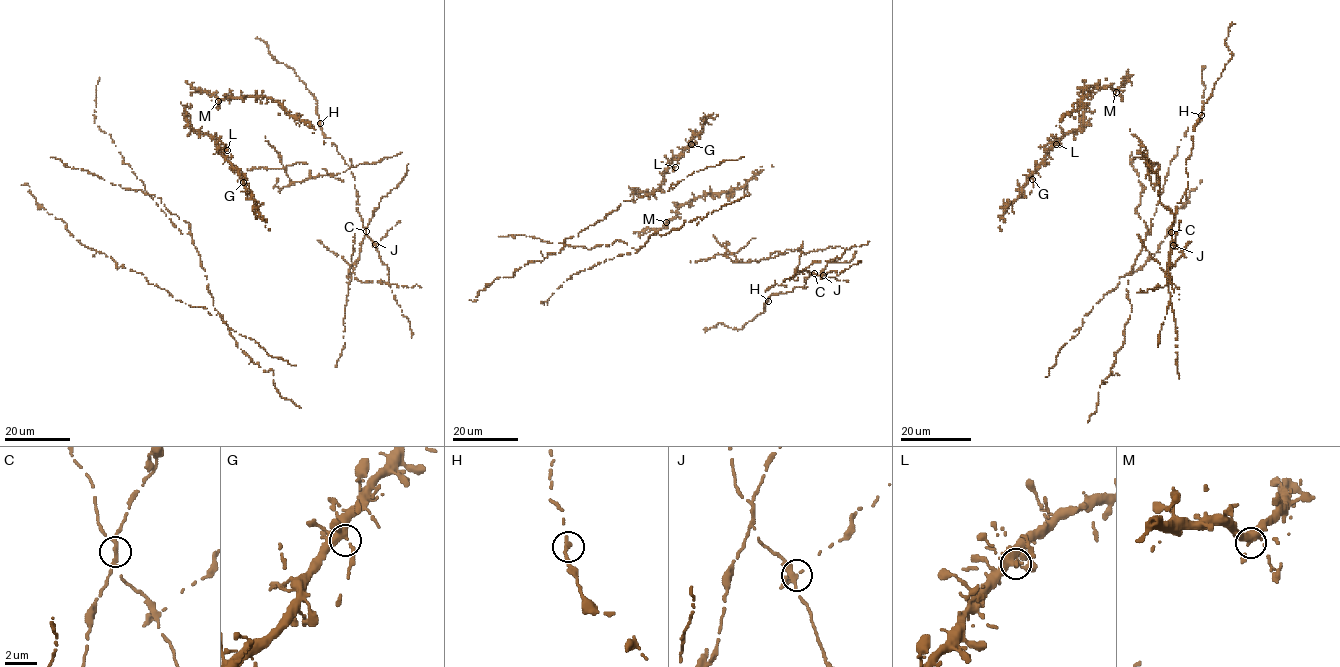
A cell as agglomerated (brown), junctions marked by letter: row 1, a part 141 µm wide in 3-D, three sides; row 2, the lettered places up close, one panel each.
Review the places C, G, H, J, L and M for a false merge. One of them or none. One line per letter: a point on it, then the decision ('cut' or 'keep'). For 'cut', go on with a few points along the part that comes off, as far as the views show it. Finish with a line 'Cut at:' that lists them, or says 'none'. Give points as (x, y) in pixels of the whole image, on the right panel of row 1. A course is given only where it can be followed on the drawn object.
C: (1171, 232) | cut
G: (1032, 179) | keep
H: (1201, 115) | keep
J: (1173, 245) | keep
L: (1056, 144) | keep
M: (1116, 92) | keep
Cut at: C

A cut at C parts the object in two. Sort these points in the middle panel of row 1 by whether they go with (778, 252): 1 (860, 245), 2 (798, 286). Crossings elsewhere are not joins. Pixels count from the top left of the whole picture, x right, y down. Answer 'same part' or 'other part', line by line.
1: same part
2: other part

